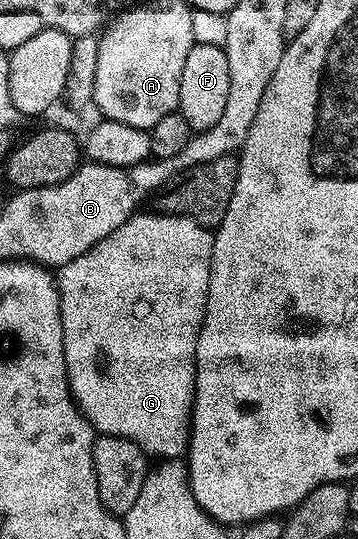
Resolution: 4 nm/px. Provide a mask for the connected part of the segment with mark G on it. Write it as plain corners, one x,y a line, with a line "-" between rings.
153,212
130,217
114,230
114,234
102,238
102,242
86,250
86,254
59,268
60,309
68,381
77,404
84,406
88,403
96,408
90,412
92,427
102,430
106,436
132,440
149,458
174,460
187,453
188,433
192,431
196,347
210,290
212,250
204,246
193,256
182,257
175,268
164,241
168,231
172,224
177,224
199,233
200,223
191,216
177,216
173,220
167,214

